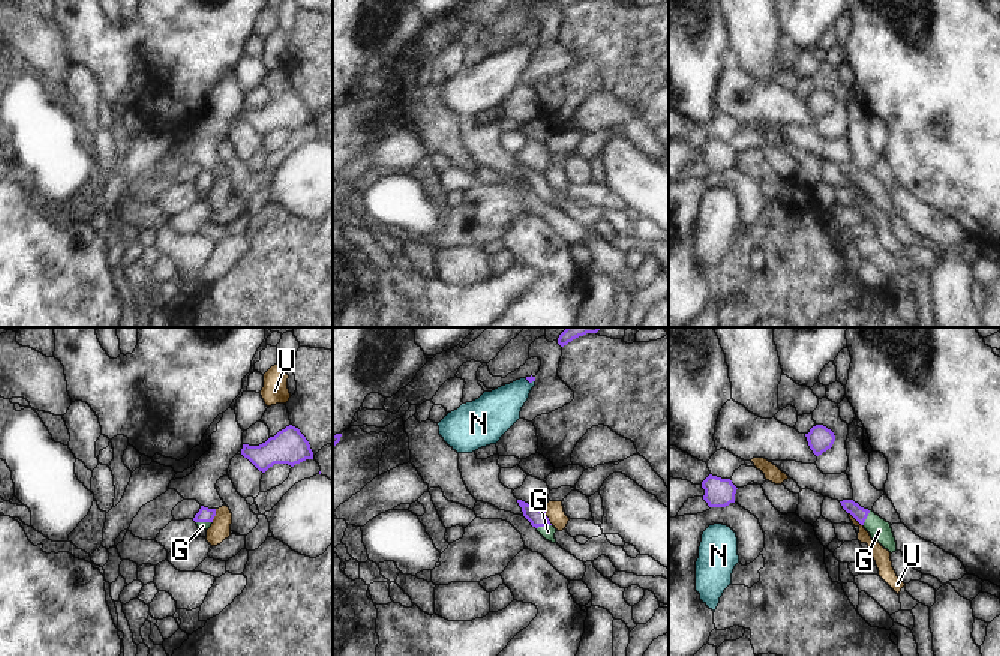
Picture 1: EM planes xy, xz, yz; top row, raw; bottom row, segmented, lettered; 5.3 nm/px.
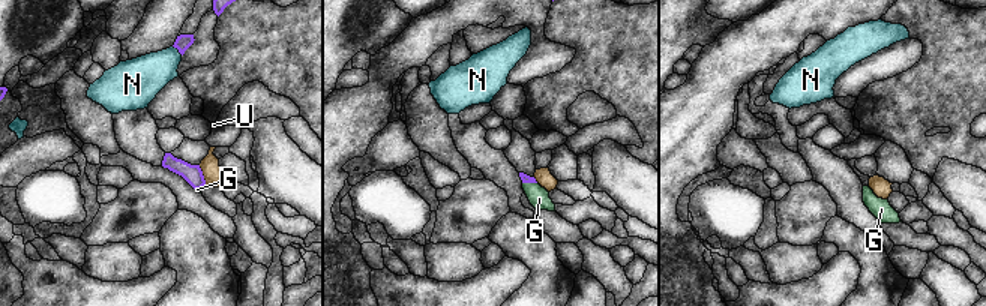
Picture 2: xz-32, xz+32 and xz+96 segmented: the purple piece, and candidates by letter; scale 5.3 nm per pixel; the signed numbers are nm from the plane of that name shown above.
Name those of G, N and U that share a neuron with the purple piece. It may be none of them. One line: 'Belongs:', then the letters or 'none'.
Belongs: G

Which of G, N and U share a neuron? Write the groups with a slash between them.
G / N / U

